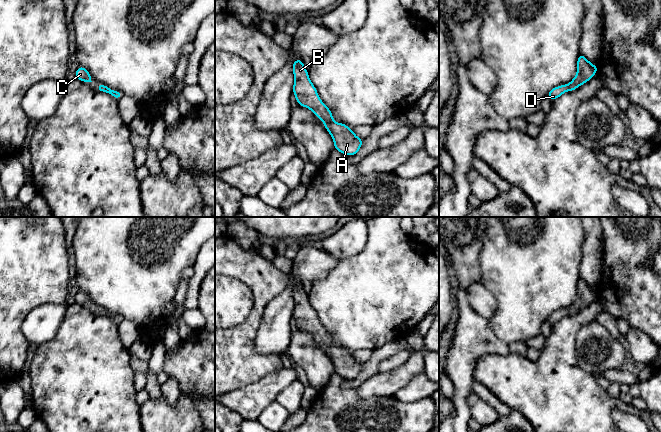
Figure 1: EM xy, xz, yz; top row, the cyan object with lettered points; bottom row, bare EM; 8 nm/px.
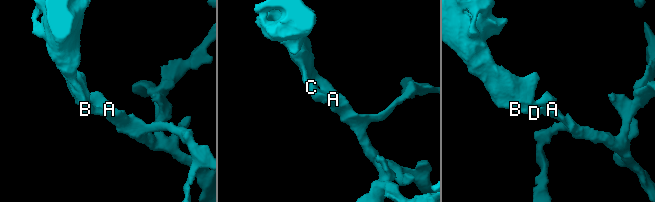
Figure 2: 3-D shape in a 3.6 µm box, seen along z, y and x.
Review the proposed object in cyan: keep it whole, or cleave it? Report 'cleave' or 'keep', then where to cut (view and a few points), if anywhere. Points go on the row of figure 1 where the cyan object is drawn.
keep | no cut

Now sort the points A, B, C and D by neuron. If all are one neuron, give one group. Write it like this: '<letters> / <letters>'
A B C D

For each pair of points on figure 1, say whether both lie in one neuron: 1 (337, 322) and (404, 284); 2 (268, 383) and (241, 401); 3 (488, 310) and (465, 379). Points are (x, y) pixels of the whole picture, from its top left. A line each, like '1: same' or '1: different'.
1: same
2: same
3: different

